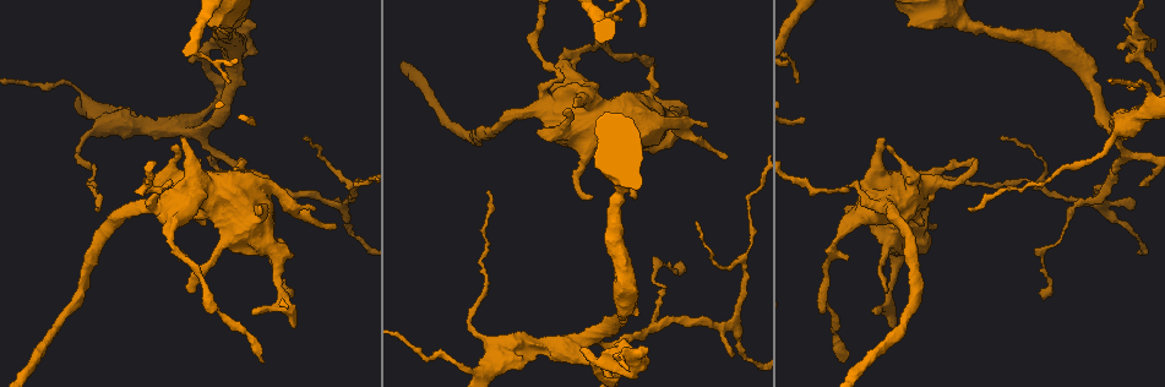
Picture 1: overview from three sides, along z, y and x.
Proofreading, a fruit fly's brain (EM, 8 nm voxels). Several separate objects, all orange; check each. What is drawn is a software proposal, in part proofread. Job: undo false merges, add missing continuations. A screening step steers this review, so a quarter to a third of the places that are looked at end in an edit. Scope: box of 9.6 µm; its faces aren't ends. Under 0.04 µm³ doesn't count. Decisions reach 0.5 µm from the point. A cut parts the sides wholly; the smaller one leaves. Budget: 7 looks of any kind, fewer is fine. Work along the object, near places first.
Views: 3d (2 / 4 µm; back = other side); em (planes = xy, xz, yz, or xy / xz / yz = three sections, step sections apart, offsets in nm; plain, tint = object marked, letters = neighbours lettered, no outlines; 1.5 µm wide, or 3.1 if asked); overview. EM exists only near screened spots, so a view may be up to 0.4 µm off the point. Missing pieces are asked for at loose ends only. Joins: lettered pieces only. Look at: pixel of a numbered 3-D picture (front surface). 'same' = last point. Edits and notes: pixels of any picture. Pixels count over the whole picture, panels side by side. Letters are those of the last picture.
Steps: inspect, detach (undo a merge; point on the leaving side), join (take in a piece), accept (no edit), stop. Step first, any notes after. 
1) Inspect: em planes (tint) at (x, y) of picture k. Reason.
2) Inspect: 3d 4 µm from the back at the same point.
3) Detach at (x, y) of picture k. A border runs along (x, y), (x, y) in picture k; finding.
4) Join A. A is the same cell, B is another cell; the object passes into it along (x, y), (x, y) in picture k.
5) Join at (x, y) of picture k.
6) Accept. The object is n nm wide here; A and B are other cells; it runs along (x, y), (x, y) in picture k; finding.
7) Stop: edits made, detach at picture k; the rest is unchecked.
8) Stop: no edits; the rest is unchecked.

Inspect: 3d 2 µm at (698, 223) of picture 1. Thin end.

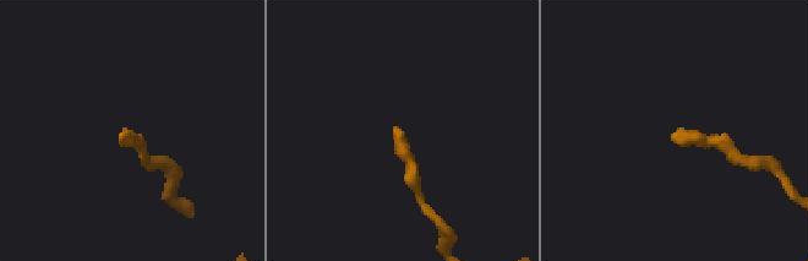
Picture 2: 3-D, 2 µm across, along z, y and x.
Inspect: em planes (tint) at (672, 140) of picture 2. Need the tissue.

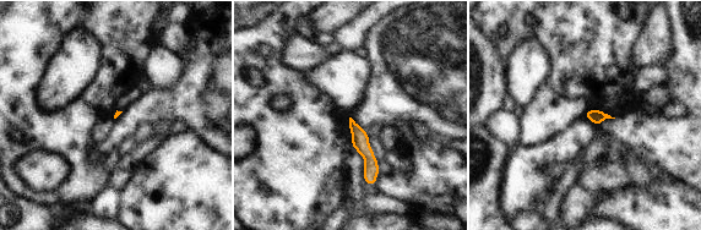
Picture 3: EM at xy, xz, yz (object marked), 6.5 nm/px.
Inspect: em planes (letters) at the same point. See the neighbours.

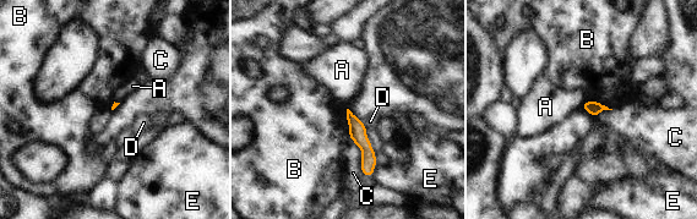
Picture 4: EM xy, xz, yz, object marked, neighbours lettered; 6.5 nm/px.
Accept. A, B, C, D and E are other cells; it runs along (349, 115), (368, 151), (369, 173) in picture 4; no lettered piece goes on from it.

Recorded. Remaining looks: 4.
Inspect: em planes (letters) at (229, 81) of picture 1.

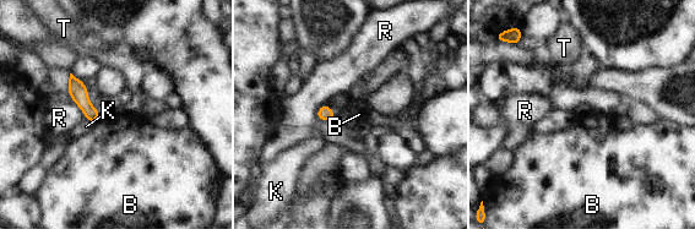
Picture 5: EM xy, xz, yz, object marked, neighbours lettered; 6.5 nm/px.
Accept. The object is 100 nm wide here; the longest contact is with R, 150 nm; B, K, R and T are other cells; none of them fits.

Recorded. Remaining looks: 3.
Inspect: em planes (tint) at (652, 326) of picture 1. Three arms meet.

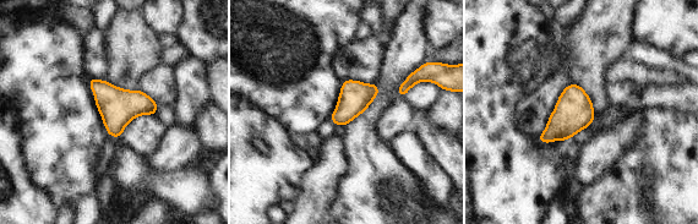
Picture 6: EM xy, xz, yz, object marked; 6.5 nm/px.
Inspect: em planes (letters) at the same point. See the neighbours.

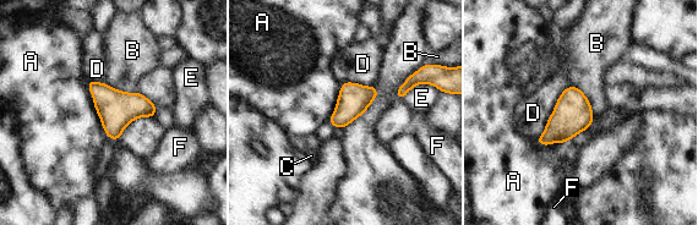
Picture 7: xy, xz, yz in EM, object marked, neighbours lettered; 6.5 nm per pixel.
Accept. The object is 220 nm wide here; A, B, C, D, E and F are other cells; a border runs along (88, 78), (92, 103), (108, 137) in picture 7; one neuron here.

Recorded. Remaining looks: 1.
Stop: no edits; the rest is unchecked.

